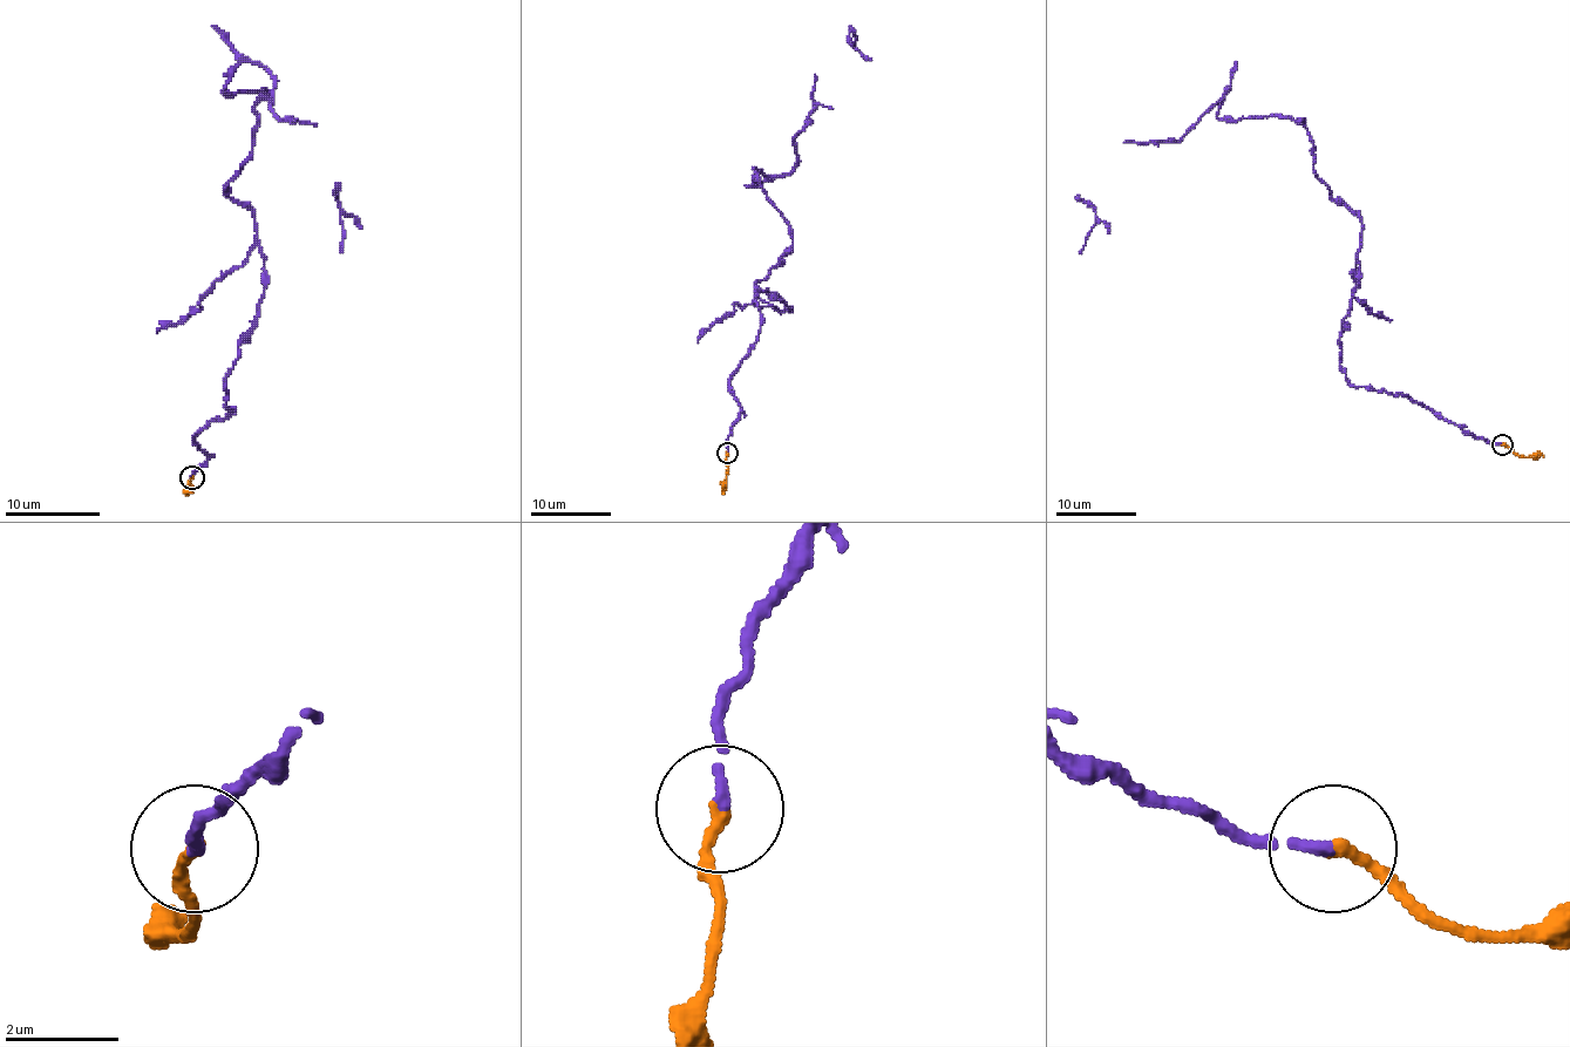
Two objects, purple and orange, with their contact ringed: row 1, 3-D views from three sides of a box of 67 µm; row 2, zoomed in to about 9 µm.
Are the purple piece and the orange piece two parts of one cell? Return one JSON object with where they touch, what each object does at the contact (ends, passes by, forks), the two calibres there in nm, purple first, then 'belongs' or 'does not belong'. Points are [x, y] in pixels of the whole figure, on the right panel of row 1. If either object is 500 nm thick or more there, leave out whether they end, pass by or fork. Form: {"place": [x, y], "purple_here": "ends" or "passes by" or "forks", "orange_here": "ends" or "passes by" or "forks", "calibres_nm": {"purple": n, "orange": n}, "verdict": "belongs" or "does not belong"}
{"place": [1502, 444], "purple_here": "ends", "orange_here": "ends", "calibres_nm": {"purple": 180, "orange": 200}, "verdict": "belongs"}

